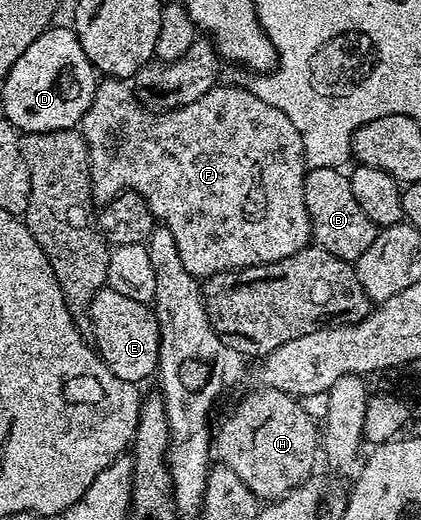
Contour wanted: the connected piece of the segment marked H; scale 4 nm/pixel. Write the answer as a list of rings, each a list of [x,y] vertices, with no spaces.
[[[255,387],[255,390],[228,415],[223,426],[218,426],[213,437],[213,449],[222,464],[233,467],[246,485],[251,488],[253,495],[260,502],[270,503],[292,493],[296,487],[312,476],[315,469],[315,456],[321,453],[321,429],[309,414],[303,410],[304,402],[291,396],[285,391]]]

